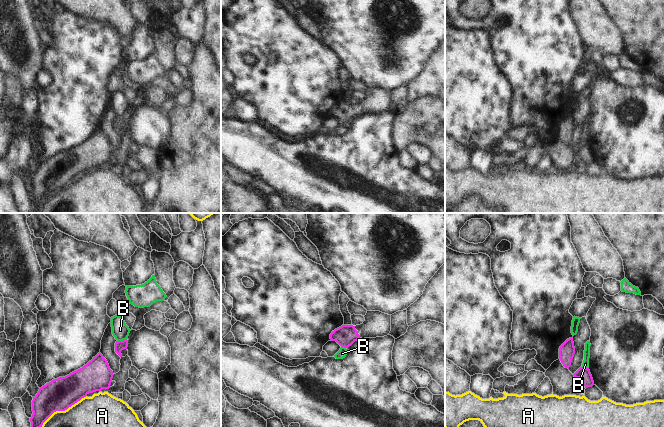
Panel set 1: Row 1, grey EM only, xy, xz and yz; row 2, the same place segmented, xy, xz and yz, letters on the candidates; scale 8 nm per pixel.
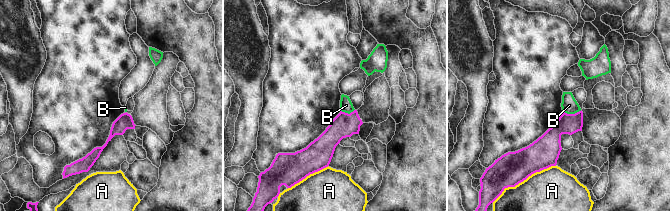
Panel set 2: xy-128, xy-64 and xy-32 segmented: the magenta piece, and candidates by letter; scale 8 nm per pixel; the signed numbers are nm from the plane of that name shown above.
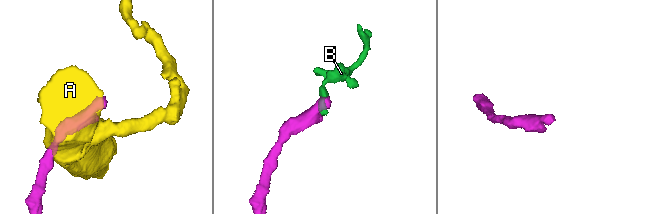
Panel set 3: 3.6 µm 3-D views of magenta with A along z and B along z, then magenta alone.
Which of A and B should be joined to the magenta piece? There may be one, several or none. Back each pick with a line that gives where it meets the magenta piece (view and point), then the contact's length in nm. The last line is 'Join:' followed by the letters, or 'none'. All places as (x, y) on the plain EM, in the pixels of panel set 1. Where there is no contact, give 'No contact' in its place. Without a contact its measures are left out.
Join: none

